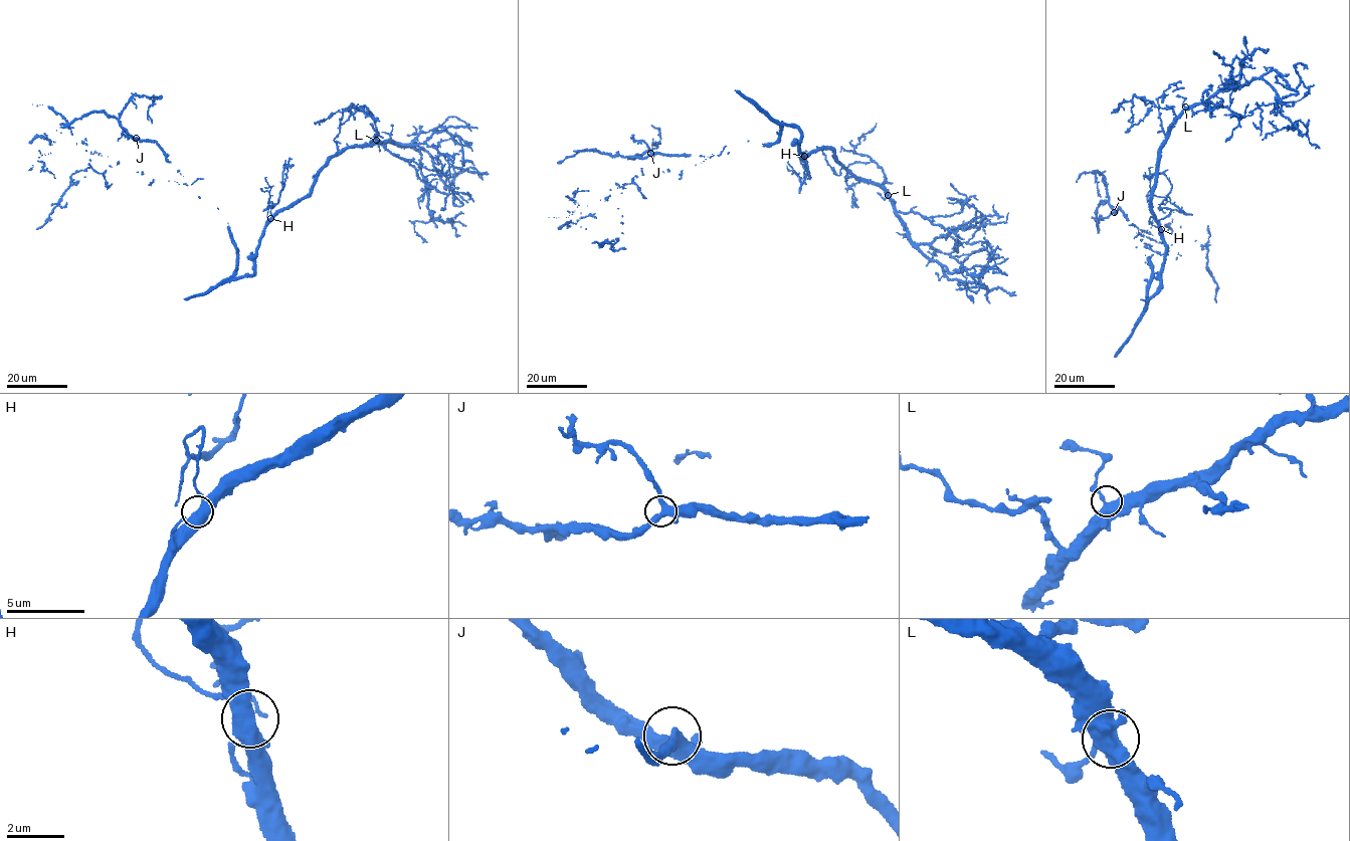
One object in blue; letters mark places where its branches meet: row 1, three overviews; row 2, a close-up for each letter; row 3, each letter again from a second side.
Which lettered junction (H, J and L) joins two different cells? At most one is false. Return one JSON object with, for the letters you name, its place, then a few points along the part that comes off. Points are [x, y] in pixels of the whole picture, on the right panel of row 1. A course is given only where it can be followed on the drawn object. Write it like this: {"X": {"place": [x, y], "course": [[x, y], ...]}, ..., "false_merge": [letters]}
{"H": {"place": [1161, 229], "course": [[1161, 229], [1149, 219], [1162, 219], [1170, 212], [1160, 206], [1171, 188], [1162, 173], [1150, 179], [1147, 202]]}, "false_merge": ["H"]}

